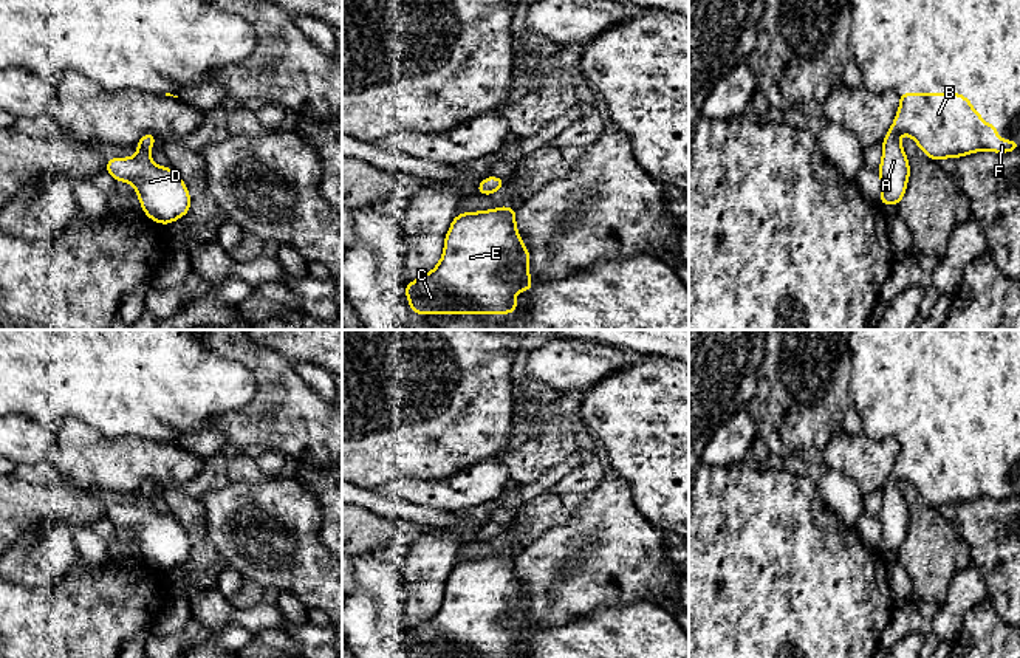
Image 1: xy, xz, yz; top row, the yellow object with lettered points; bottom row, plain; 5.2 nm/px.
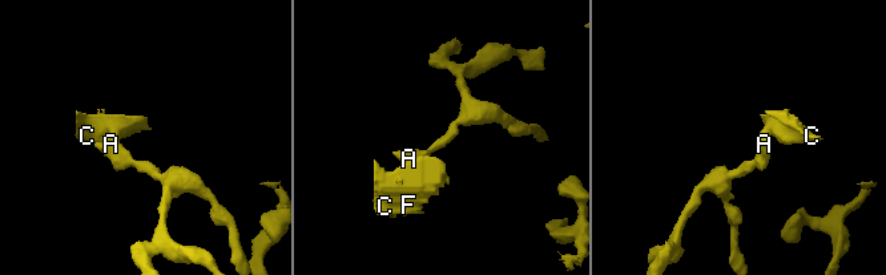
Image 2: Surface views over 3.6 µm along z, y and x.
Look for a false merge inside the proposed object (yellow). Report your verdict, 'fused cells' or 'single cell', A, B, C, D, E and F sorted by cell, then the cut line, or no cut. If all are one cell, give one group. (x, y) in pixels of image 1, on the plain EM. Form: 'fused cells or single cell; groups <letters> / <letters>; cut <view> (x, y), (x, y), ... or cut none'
single cell; groups A B C D E F; cut none

